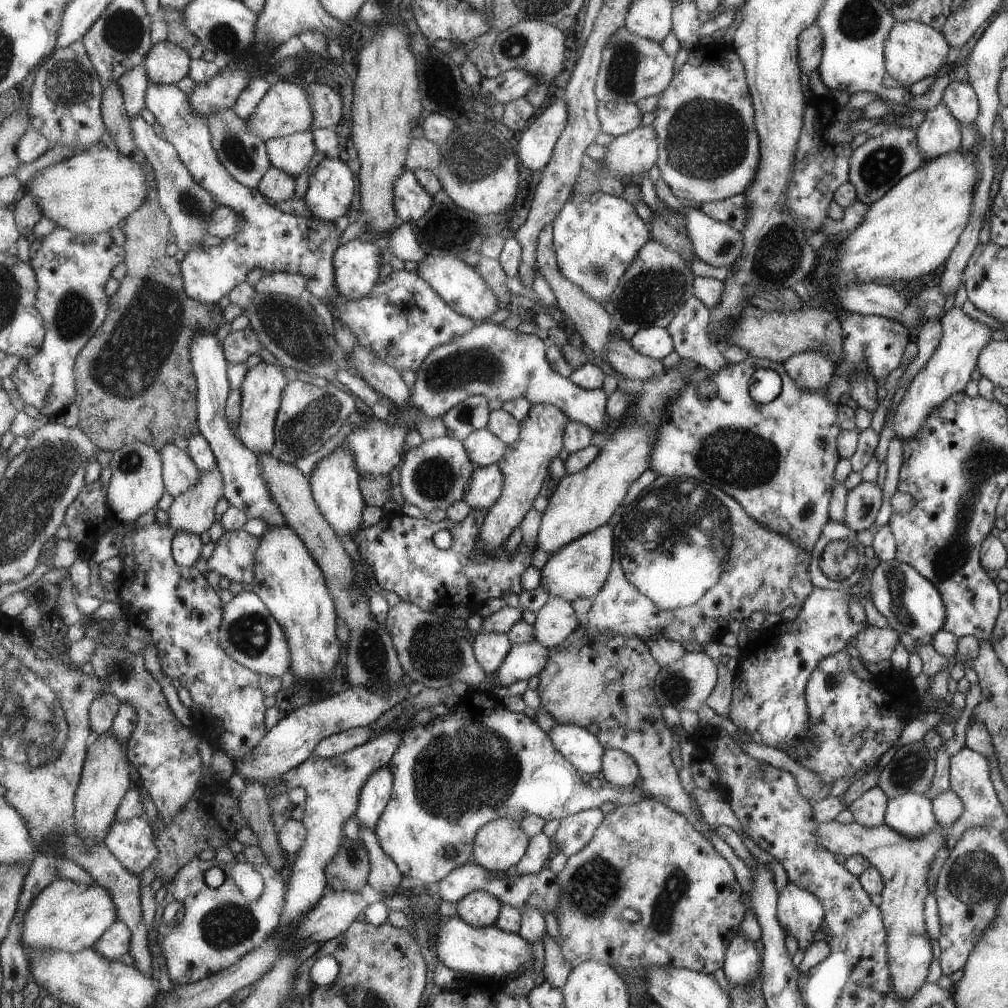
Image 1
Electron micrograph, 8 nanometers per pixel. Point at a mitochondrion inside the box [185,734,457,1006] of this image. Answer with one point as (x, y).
(229, 924)

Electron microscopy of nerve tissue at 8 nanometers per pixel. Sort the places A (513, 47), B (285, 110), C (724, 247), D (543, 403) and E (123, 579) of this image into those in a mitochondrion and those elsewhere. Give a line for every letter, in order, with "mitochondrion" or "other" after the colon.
A: mitochondrion
B: other
C: mitochondrion
D: other
E: other

